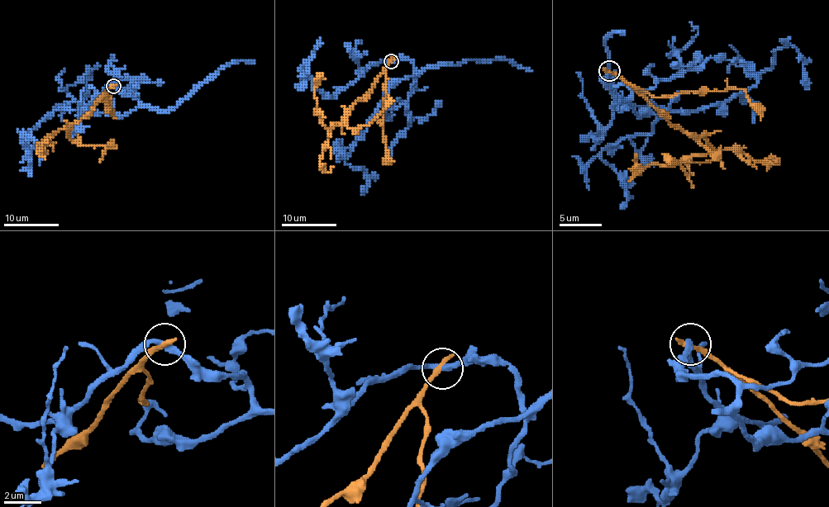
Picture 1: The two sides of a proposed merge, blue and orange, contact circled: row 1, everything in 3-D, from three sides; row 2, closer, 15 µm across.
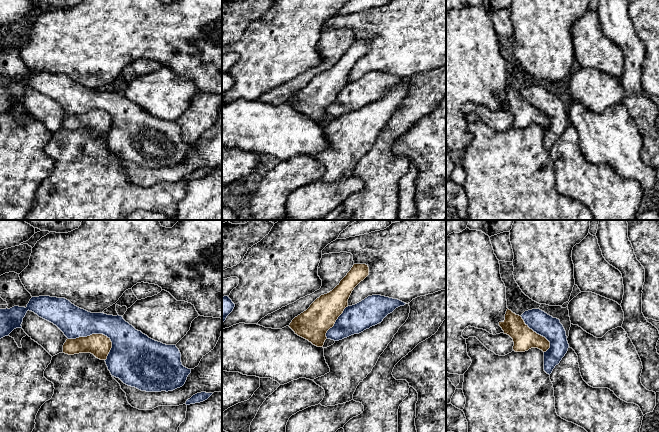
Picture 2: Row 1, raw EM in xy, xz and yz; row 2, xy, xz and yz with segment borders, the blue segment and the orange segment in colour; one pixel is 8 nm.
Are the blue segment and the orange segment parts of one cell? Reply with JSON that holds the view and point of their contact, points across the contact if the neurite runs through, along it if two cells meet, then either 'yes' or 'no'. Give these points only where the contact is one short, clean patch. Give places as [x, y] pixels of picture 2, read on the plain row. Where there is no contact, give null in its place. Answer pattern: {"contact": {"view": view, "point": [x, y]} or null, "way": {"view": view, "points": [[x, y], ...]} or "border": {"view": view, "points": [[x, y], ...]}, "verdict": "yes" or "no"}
{"contact": {"view": "xy", "point": [93, 109]}, "verdict": "no"}

